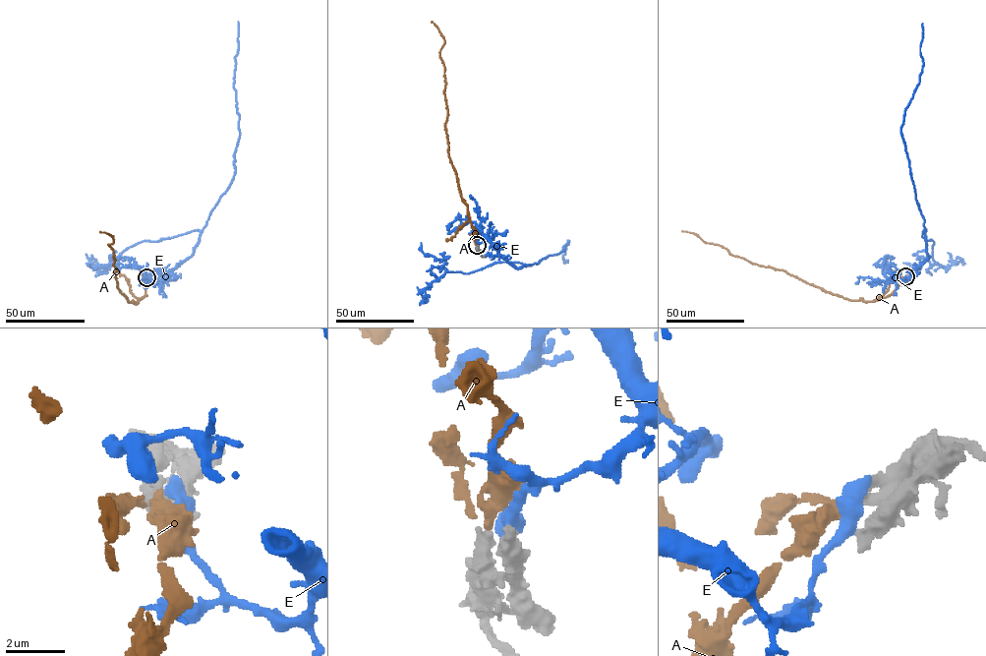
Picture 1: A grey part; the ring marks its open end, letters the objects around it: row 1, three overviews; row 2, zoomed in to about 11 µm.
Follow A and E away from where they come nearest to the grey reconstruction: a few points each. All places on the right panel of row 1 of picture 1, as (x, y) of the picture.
A: (905, 276), (886, 297), (851, 300), (783, 270), (751, 263), (681, 231)
E: (905, 276), (901, 283), (928, 257), (924, 219), (916, 203), (900, 126), (904, 108), (921, 72), (922, 23)

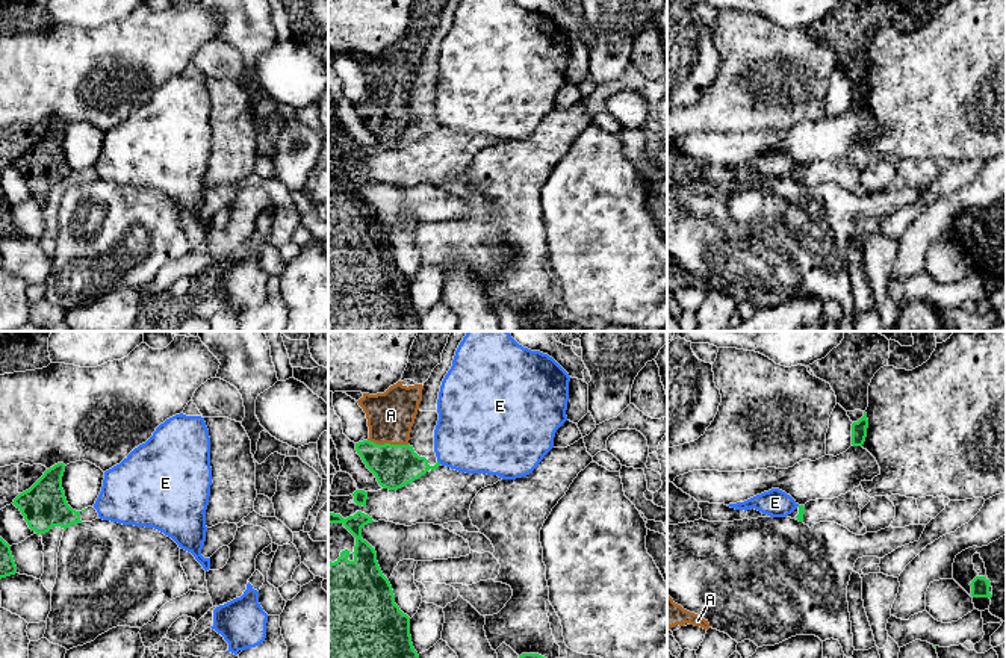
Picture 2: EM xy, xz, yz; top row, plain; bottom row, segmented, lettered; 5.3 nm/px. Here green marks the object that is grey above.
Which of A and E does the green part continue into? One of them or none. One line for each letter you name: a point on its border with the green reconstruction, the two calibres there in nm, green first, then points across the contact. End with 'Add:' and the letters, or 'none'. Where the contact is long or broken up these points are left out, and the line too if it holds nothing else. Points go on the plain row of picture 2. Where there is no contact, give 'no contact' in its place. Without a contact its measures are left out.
A: xz (388, 105) | 220/260 nm | across xz (394, 127), (388, 117), (388, 105), (391, 76)
Add: A

